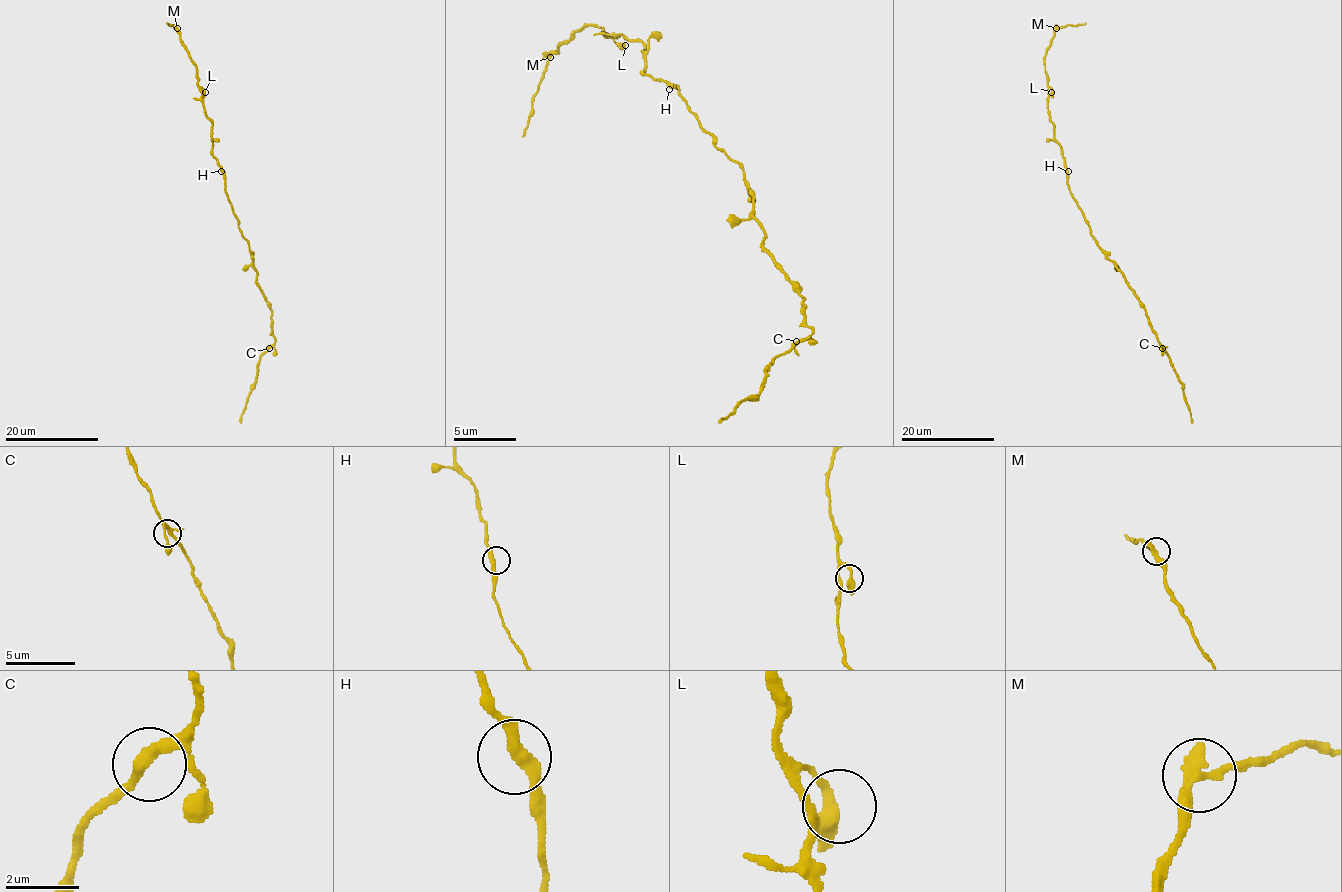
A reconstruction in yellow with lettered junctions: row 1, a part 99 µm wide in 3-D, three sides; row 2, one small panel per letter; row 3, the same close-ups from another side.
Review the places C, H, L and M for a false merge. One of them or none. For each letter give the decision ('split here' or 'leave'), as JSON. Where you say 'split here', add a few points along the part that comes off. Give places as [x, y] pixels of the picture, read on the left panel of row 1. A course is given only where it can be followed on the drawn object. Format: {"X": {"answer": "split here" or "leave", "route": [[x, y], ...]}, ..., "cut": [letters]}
{"C": {"answer": "leave"}, "H": {"answer": "leave"}, "L": {"answer": "leave"}, "M": {"answer": "split here"}, "cut": ["M"]}

